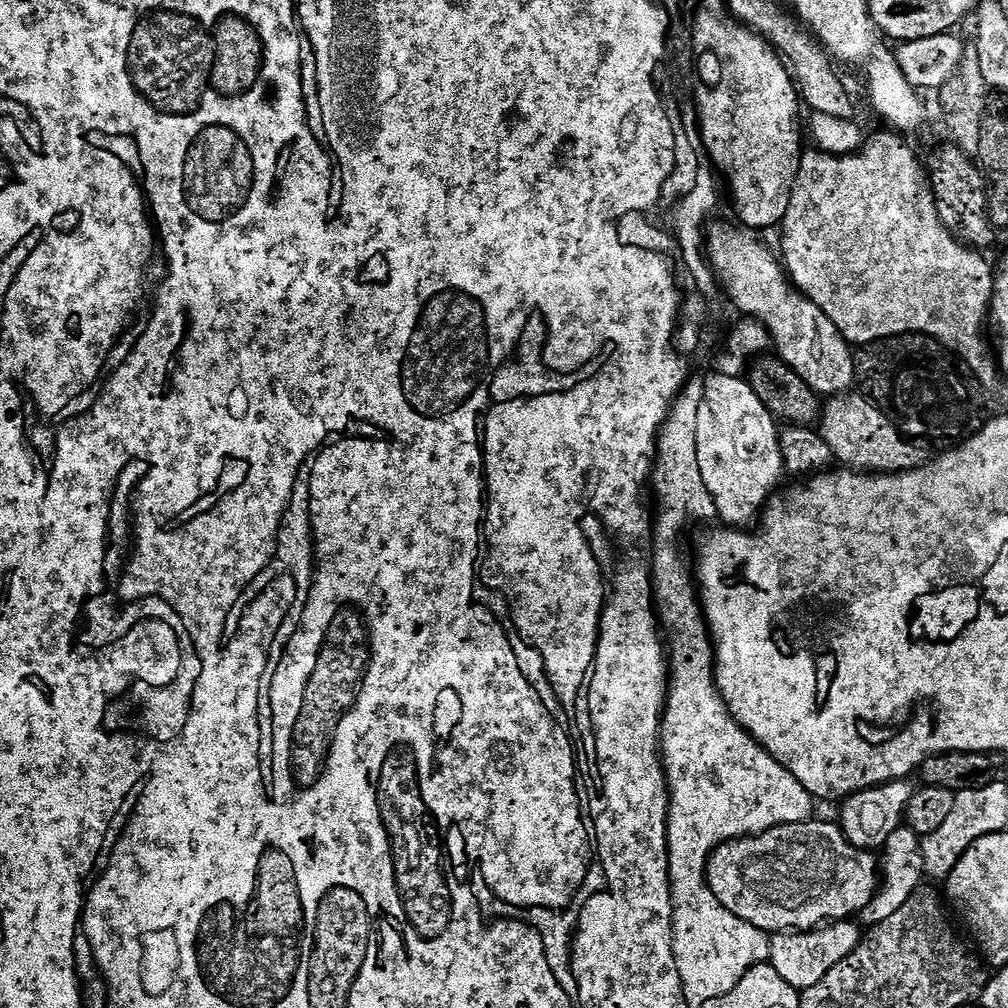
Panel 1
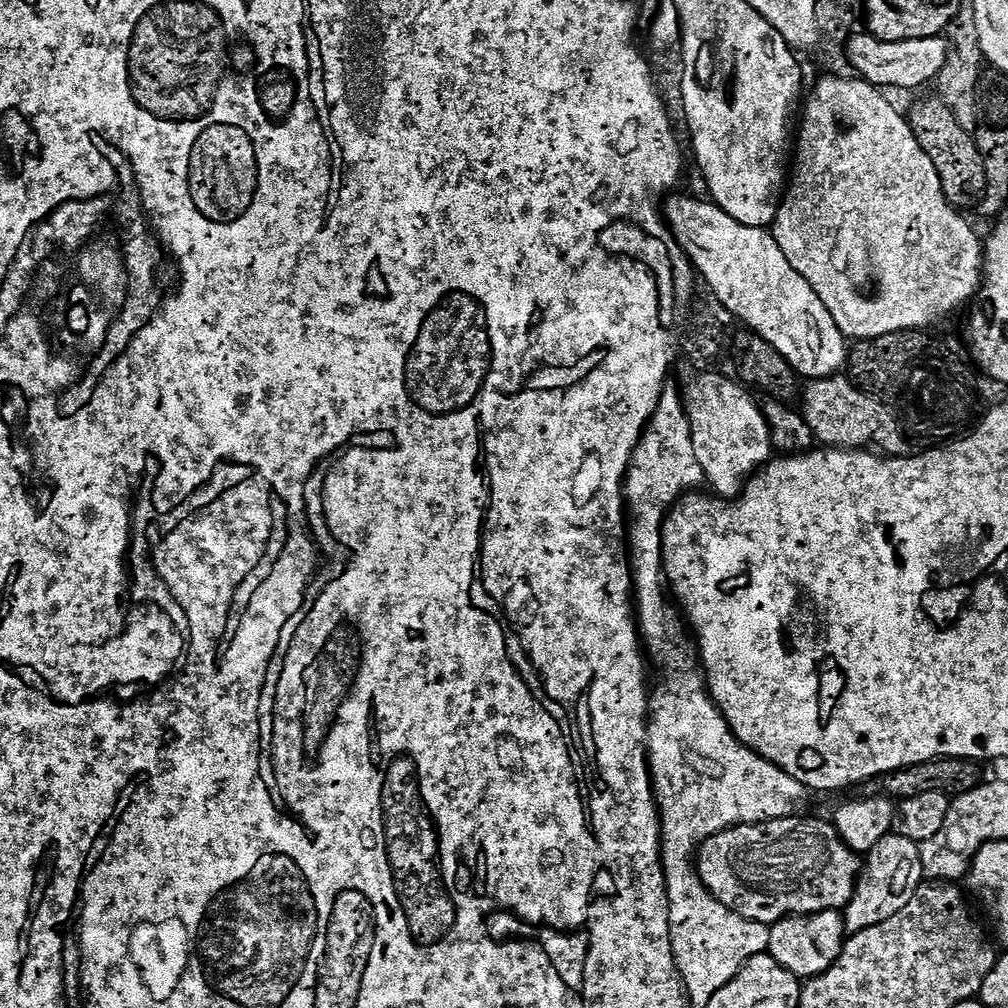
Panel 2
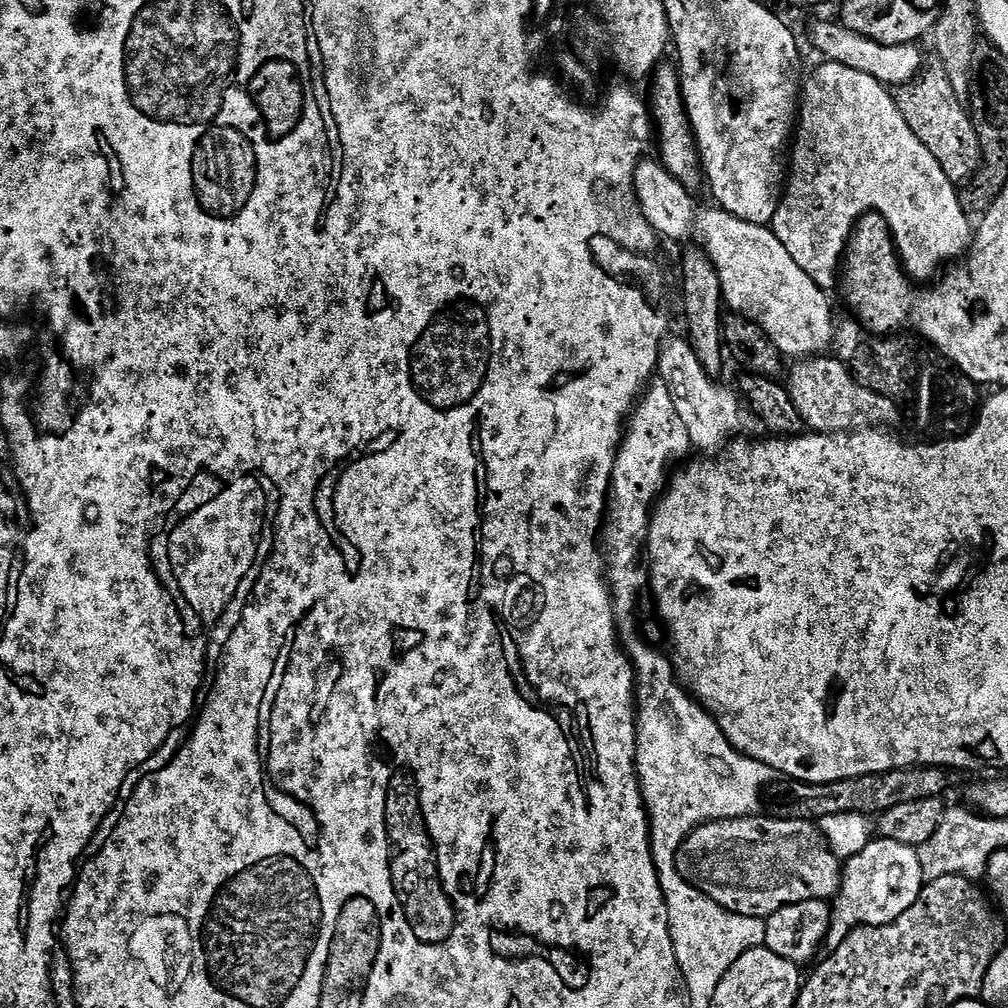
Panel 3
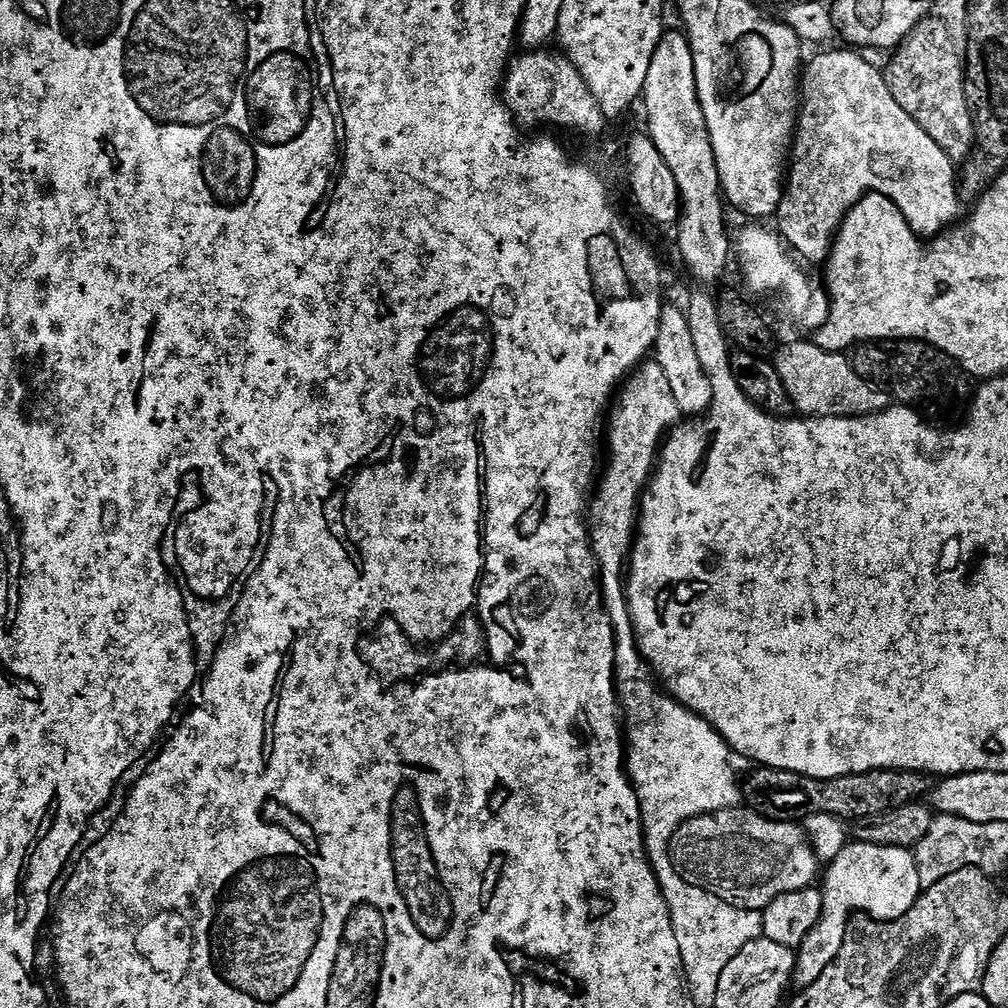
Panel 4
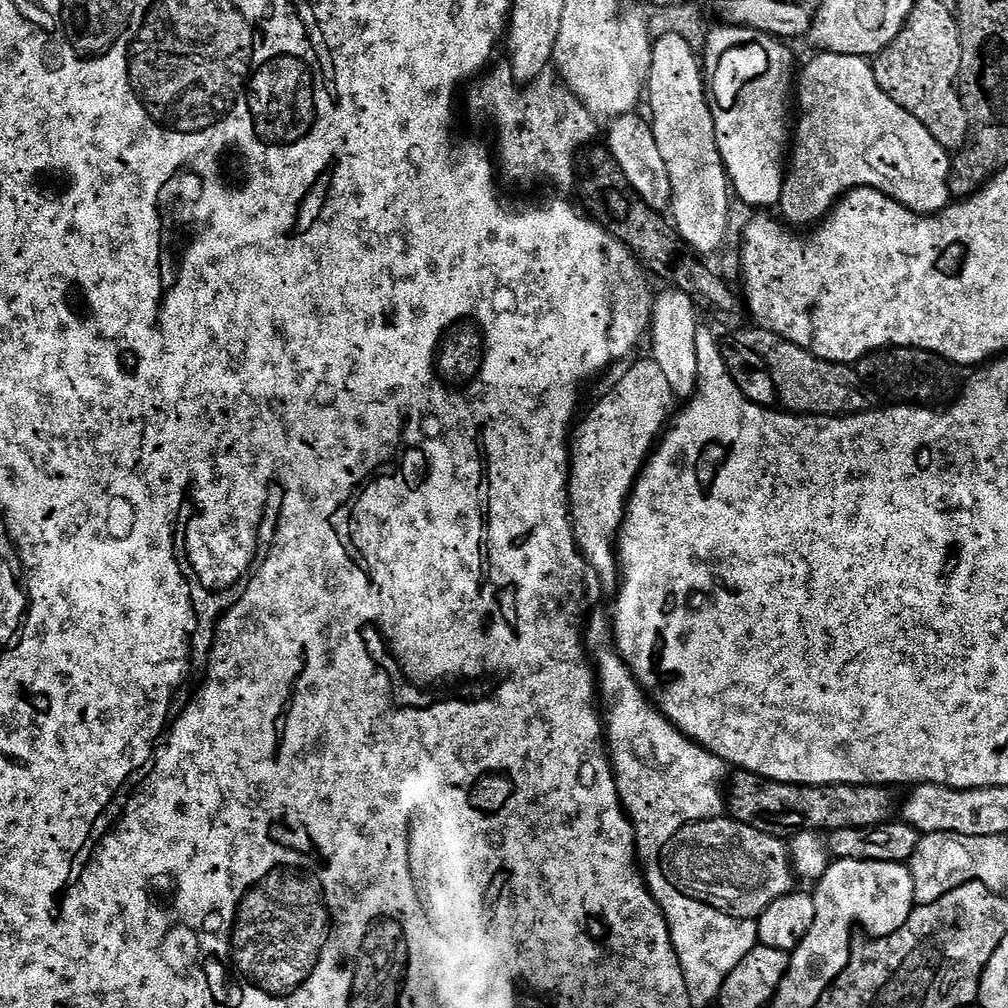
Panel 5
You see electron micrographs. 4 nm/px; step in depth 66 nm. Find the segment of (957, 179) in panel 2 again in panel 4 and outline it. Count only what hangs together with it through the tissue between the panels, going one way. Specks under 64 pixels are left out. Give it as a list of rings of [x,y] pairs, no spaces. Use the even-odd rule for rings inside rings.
[[[939,18],[923,20],[918,27],[900,43],[891,53],[892,61],[886,67],[888,89],[902,106],[902,110],[918,122],[922,128],[953,162],[963,162],[972,155],[976,143],[976,130],[972,123],[972,108],[968,105],[968,96],[964,93],[964,66],[962,56],[955,52],[954,41],[948,37],[946,26]]]

